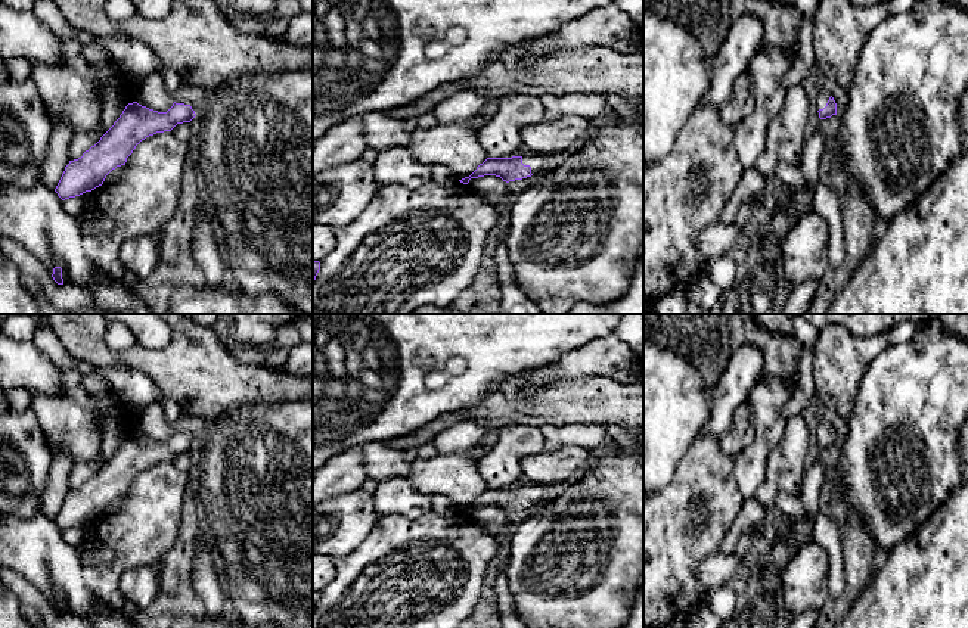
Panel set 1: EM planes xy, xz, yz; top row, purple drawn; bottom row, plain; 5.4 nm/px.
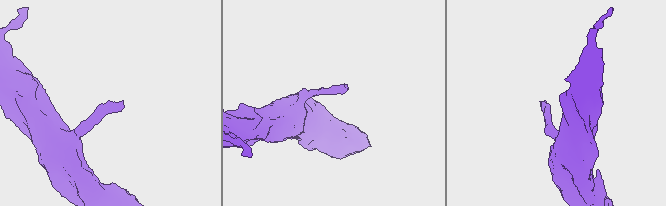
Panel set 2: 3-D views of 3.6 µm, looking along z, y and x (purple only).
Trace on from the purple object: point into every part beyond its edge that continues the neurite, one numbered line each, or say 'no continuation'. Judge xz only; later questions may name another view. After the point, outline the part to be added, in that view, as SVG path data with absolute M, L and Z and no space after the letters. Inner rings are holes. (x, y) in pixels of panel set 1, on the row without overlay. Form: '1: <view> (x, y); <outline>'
1: xz (540, 494); M564 482L543 484L543 485L522 486L522 494L531 497L531 504L544 504L562 495L565 489L567 485Z

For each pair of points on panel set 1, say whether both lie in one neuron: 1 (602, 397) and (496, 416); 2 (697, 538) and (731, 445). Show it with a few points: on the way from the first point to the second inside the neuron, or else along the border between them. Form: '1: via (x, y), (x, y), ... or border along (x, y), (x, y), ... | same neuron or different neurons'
1: via (576, 401), (542, 409), (523, 409) | same neuron
2: border along (717, 438), (717, 444), (734, 457) | different neurons

